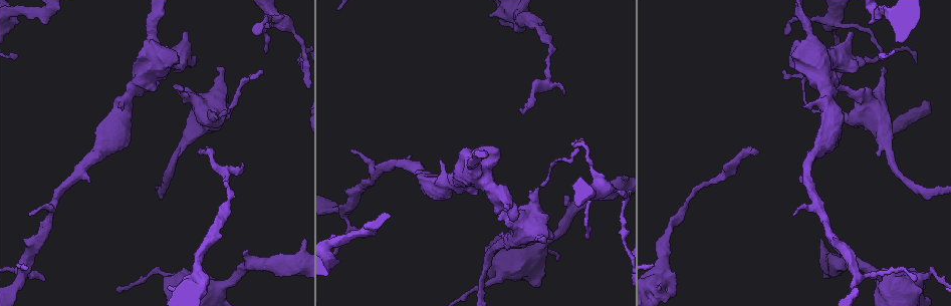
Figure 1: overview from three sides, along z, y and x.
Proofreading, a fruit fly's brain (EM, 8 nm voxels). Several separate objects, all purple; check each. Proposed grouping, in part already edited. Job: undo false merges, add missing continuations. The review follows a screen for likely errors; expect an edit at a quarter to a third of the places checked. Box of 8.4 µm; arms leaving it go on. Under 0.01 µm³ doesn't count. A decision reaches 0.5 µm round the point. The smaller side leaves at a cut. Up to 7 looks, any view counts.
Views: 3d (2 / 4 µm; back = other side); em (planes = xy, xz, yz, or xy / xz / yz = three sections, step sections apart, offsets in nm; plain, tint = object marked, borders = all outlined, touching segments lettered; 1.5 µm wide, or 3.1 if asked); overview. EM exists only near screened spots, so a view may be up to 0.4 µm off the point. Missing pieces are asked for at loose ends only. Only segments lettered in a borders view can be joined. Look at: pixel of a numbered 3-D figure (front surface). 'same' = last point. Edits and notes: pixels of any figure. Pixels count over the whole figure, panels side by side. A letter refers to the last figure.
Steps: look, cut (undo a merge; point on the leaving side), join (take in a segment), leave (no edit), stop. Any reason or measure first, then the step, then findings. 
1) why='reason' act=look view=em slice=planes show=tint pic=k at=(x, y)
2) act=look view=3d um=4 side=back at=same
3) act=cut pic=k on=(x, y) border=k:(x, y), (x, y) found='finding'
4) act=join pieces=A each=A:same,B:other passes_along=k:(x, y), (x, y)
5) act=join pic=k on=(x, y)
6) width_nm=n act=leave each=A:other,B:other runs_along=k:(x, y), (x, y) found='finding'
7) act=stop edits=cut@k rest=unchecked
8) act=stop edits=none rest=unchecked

why='calibre changes' act=look view=em slice=xy step=8 show=tint pic=1 at=(222, 286)

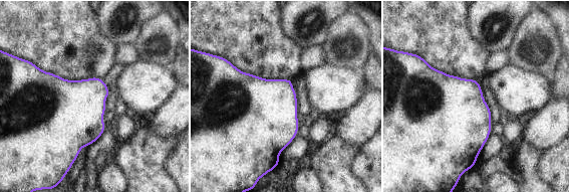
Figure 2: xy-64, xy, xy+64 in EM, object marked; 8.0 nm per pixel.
act=look view=em slice=planes show=borders at=same

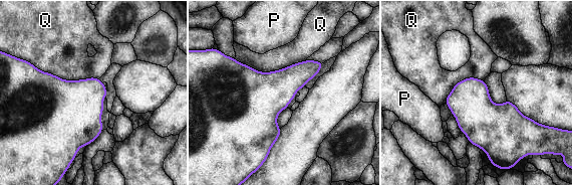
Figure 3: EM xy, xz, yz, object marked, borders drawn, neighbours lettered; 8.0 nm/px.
width_nm=340 act=leave each=P:other,Q:other border=3:(234, 58), (261, 71), (305, 60) found='continuous, no second neuron'

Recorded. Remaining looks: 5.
why='stops while still wide' act=look view=3d um=4 side=back pic=1 at=(853, 32)

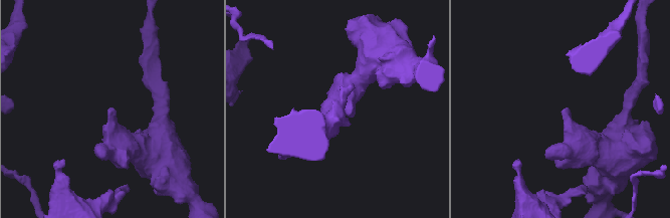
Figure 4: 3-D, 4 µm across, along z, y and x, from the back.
act=look view=em slice=planes show=borders pic=4 at=(109, 107)

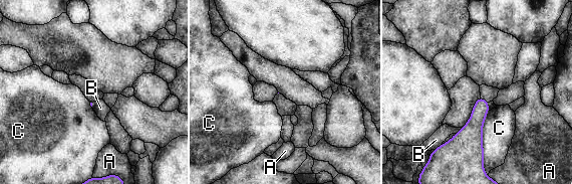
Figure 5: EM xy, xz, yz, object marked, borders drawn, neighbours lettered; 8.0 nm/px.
act=leave each=A:other,B:other,C:other border=5:(442, 143), (434, 150) found='no lettered segment goes on from it'

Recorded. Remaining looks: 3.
act=stop edits=none rest=unchecked

